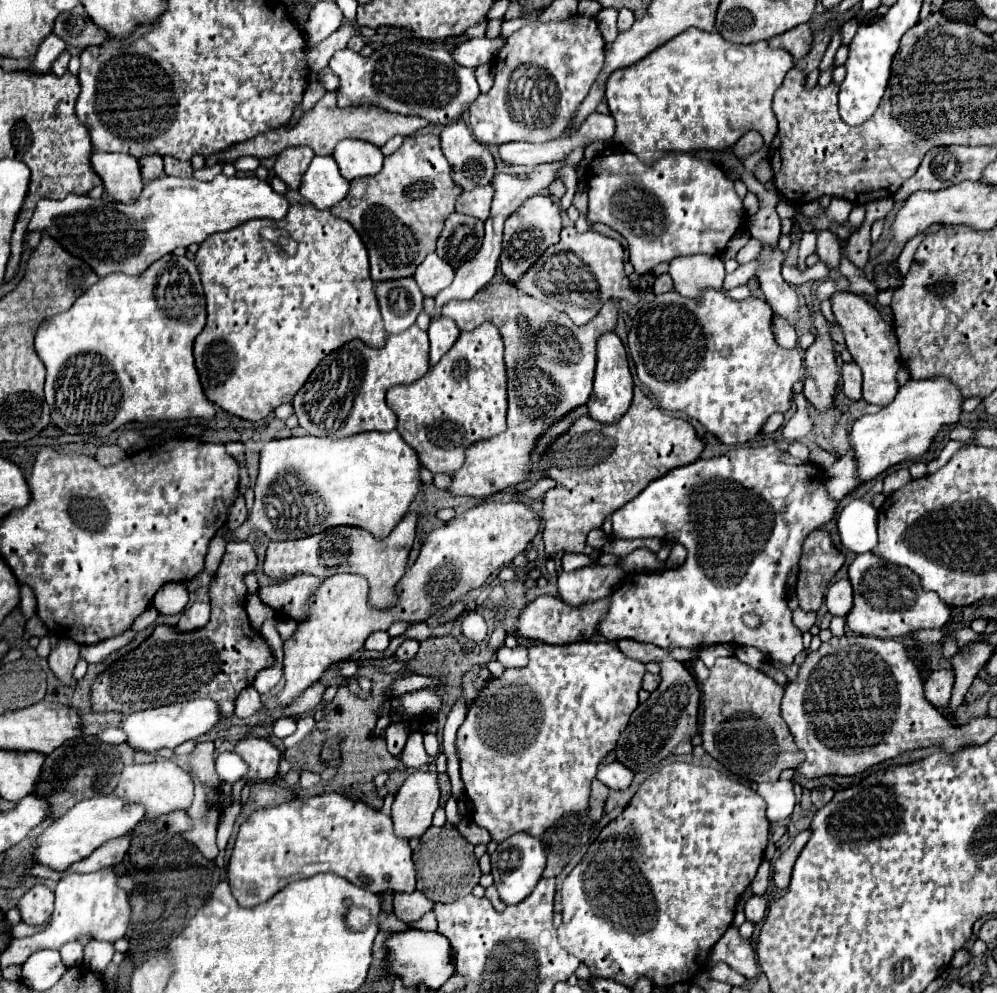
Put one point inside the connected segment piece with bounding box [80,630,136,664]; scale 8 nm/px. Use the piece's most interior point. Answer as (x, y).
(92, 654)

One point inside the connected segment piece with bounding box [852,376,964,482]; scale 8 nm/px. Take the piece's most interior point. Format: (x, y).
(904, 430)

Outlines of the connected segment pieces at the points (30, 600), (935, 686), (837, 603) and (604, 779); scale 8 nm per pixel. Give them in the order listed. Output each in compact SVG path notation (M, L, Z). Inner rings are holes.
M22 586L22 598L20 598L20 610L24 614L24 618L30 618L36 614L36 596L32 592L30 586Z
M938 670L928 676L924 682L924 698L930 702L934 708L944 708L950 700L954 686L954 676L950 670Z
M838 580L828 588L826 606L832 616L846 618L852 610L852 584L850 580Z
M612 762L612 764L598 770L598 780L602 784L606 784L610 790L624 790L632 784L634 772L620 762Z

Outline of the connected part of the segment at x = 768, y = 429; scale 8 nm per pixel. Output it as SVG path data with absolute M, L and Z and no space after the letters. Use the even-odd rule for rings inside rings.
M772 414L766 422L764 422L764 426L762 426L762 434L772 434L772 432L776 432L780 426L782 426L782 414Z

